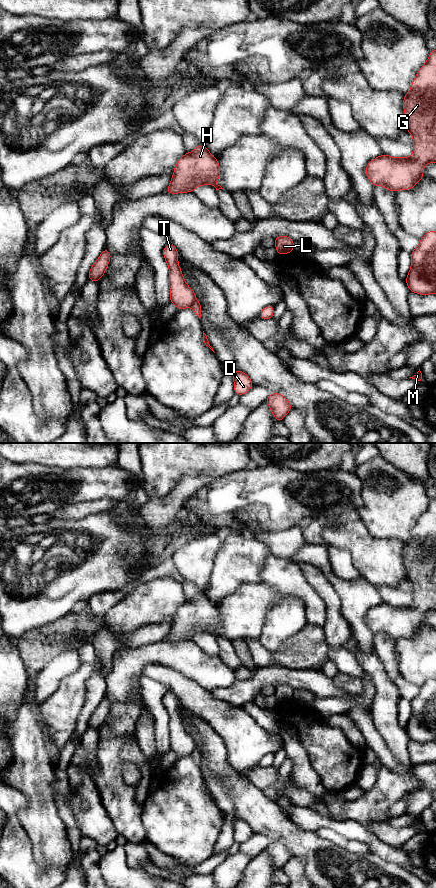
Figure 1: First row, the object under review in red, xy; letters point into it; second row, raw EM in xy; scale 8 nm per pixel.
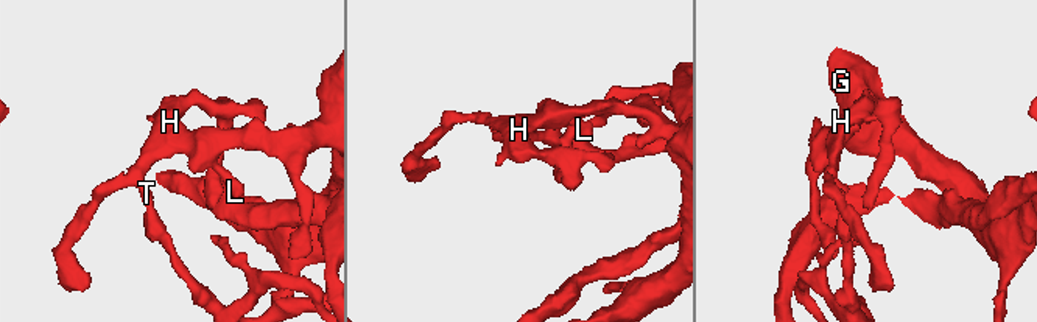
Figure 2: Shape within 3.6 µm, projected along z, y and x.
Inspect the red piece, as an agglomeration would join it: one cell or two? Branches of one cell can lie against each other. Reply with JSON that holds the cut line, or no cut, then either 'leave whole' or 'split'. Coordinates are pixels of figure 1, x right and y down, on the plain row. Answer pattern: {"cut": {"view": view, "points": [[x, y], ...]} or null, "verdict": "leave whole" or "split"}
{"cut": {"view": "xy", "points": [[196, 748], [190, 754]]}, "verdict": "split"}

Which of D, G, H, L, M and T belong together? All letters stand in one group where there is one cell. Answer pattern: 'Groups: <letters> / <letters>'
Groups: D M / G H L T

